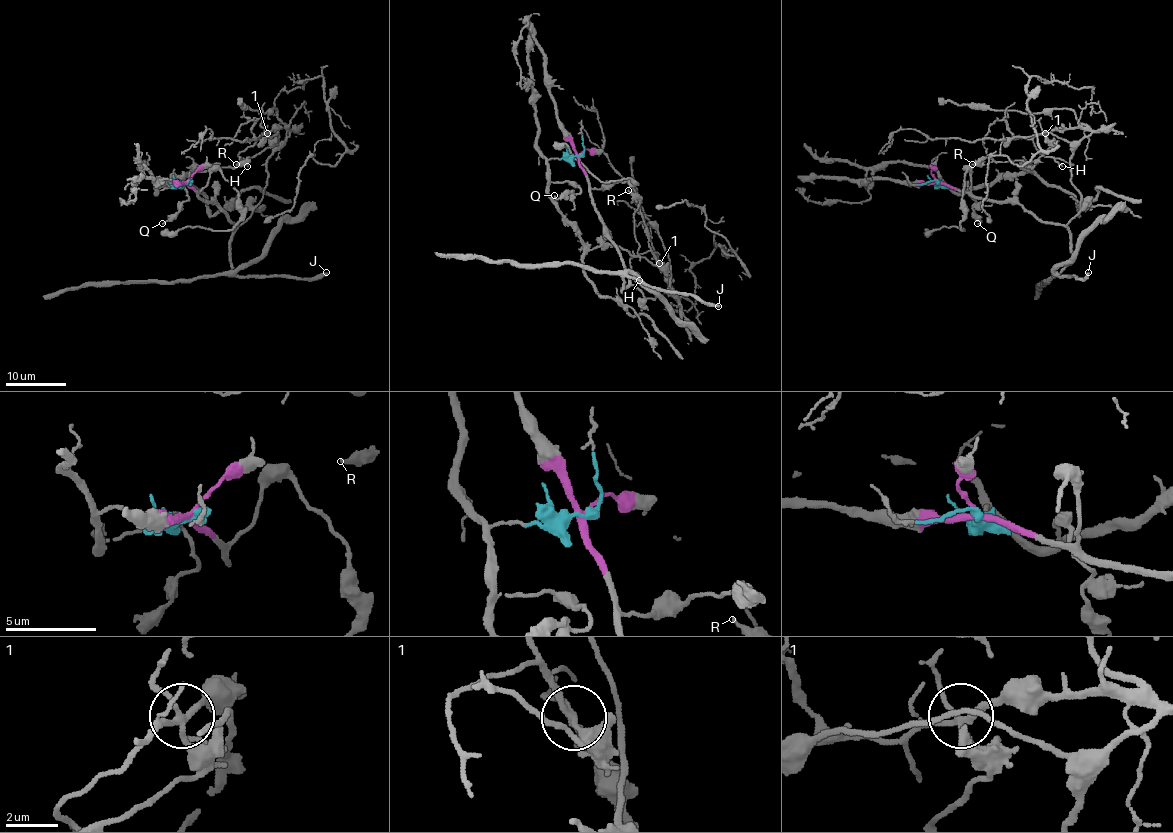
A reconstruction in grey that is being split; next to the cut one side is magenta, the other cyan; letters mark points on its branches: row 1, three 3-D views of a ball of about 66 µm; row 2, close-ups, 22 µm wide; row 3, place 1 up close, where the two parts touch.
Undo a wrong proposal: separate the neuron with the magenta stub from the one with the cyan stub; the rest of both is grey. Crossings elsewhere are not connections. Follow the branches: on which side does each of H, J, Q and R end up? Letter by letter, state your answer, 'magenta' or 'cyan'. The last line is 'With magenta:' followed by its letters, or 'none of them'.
H: magenta
J: magenta
Q: cyan
R: cyan
With magenta: H, J

